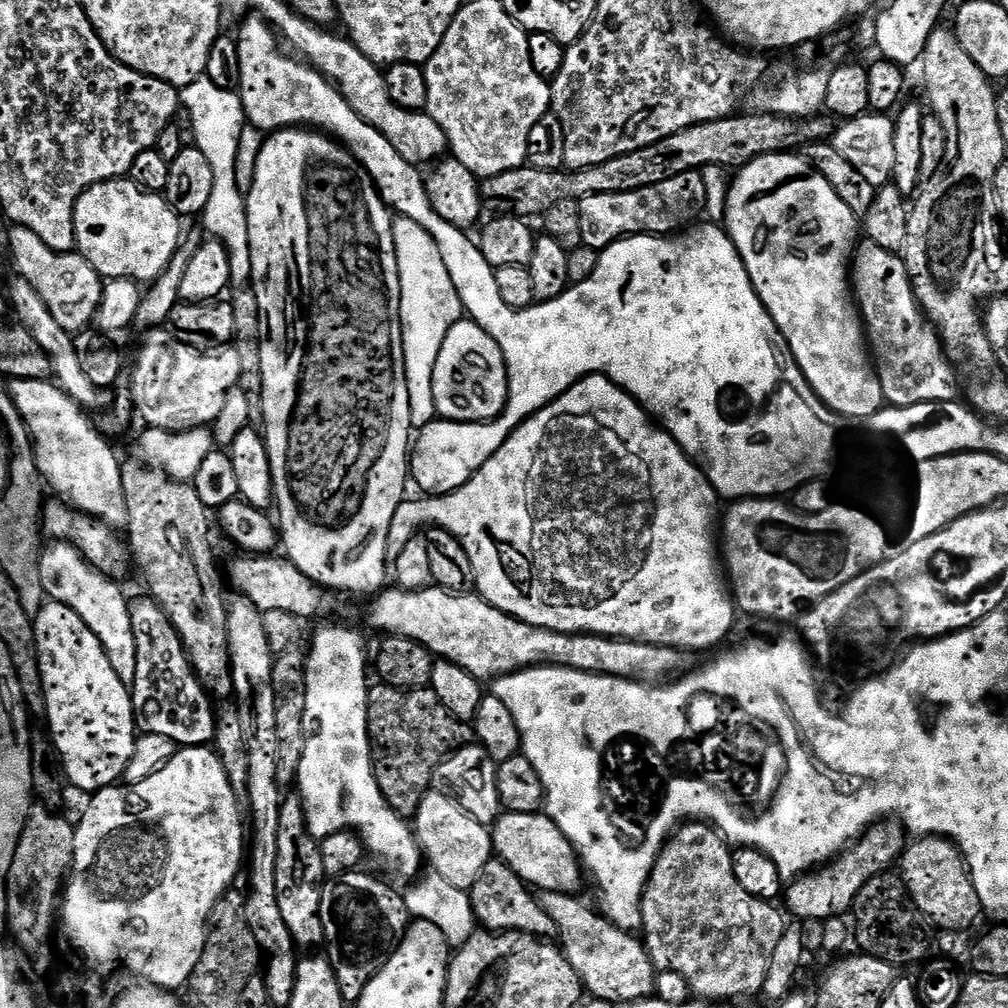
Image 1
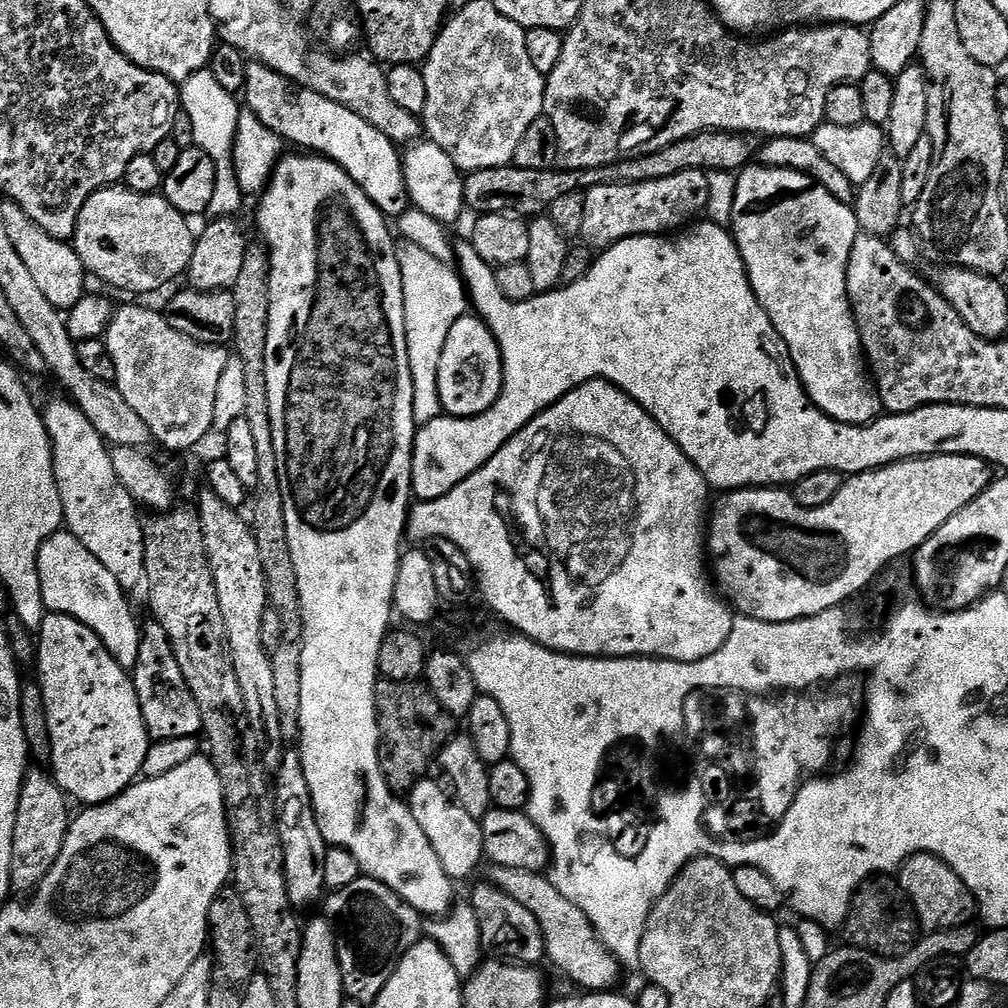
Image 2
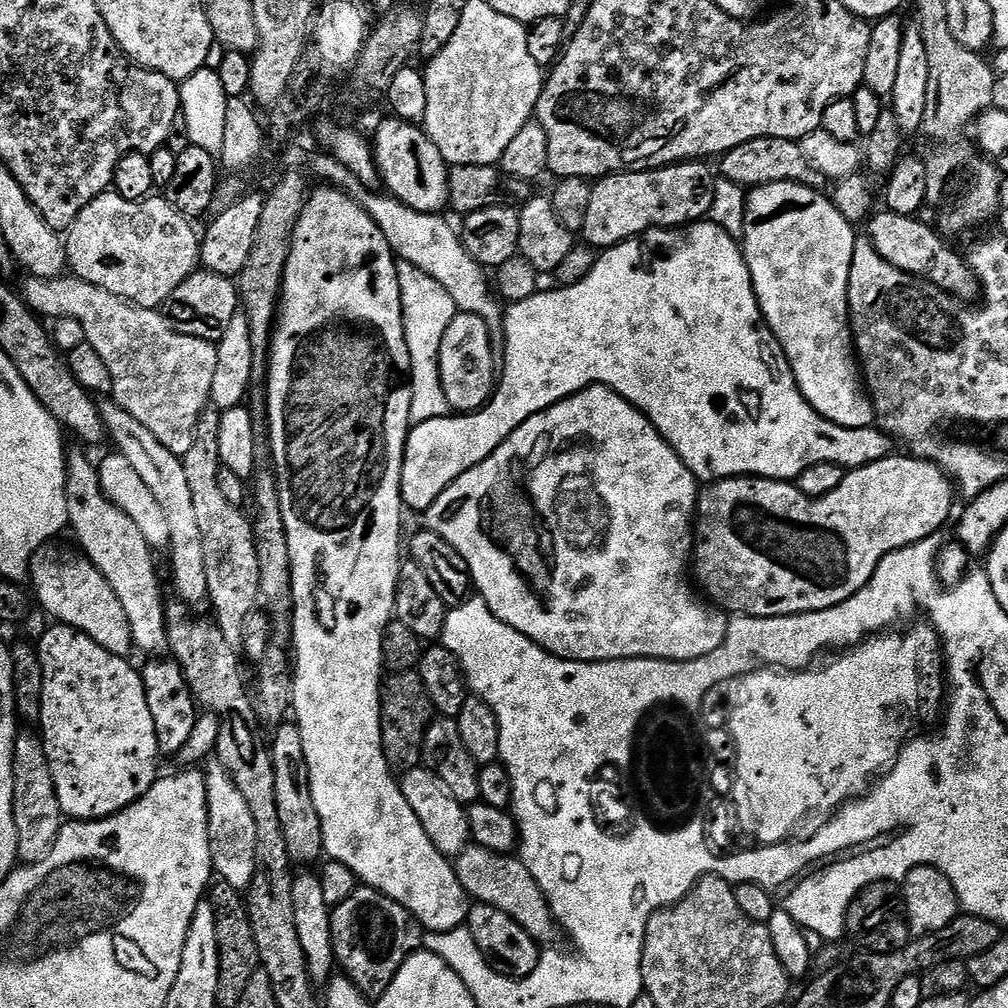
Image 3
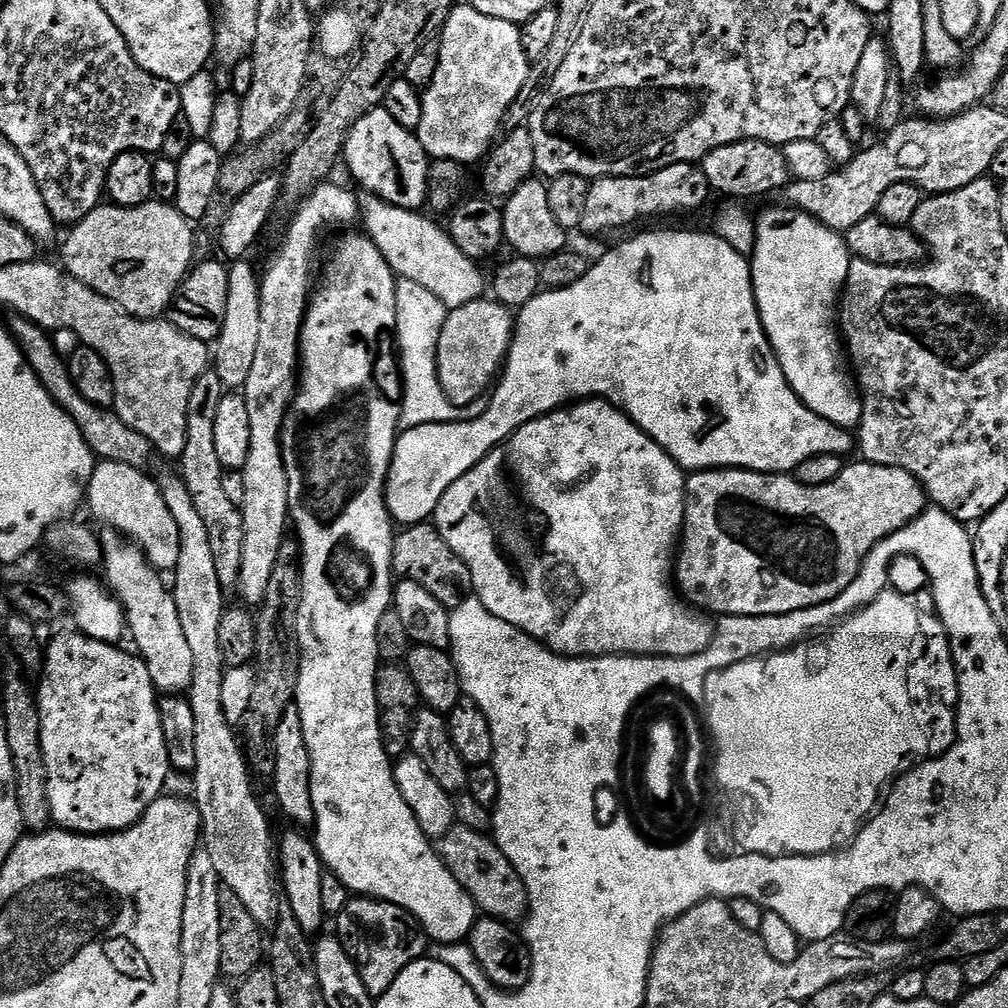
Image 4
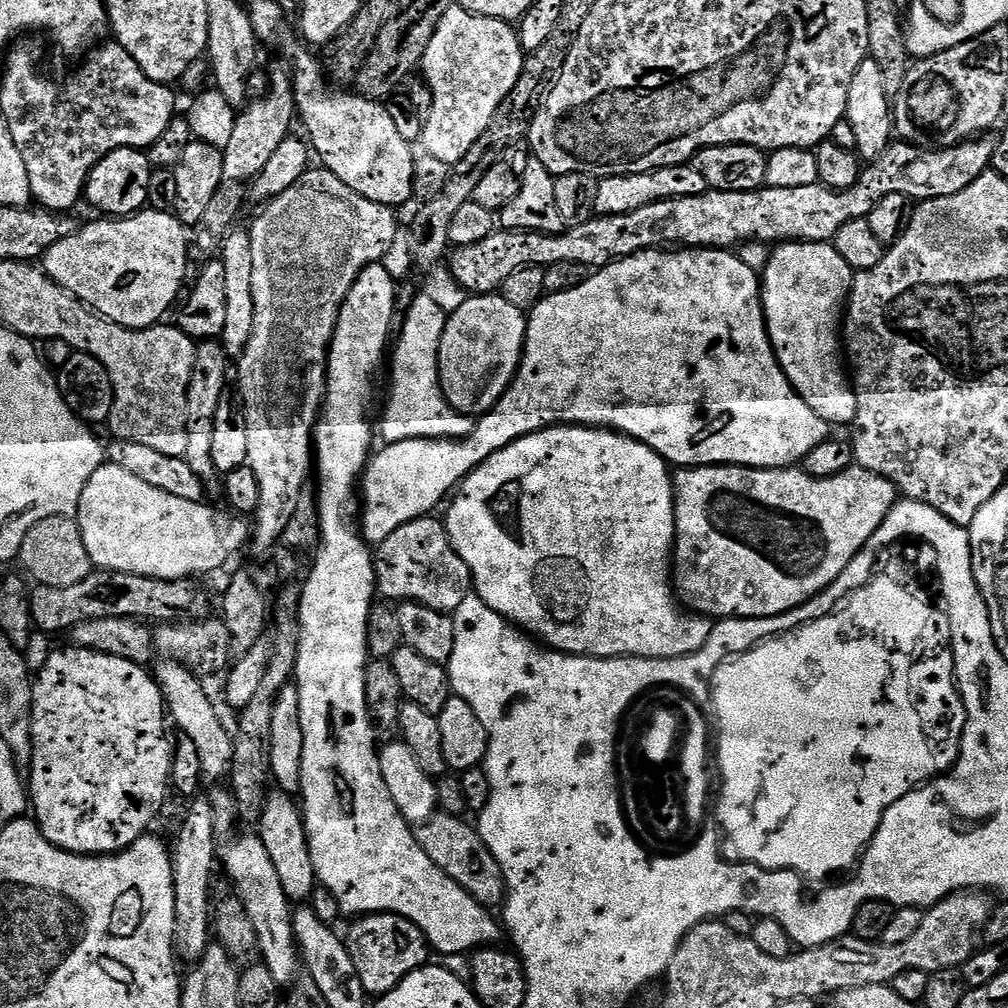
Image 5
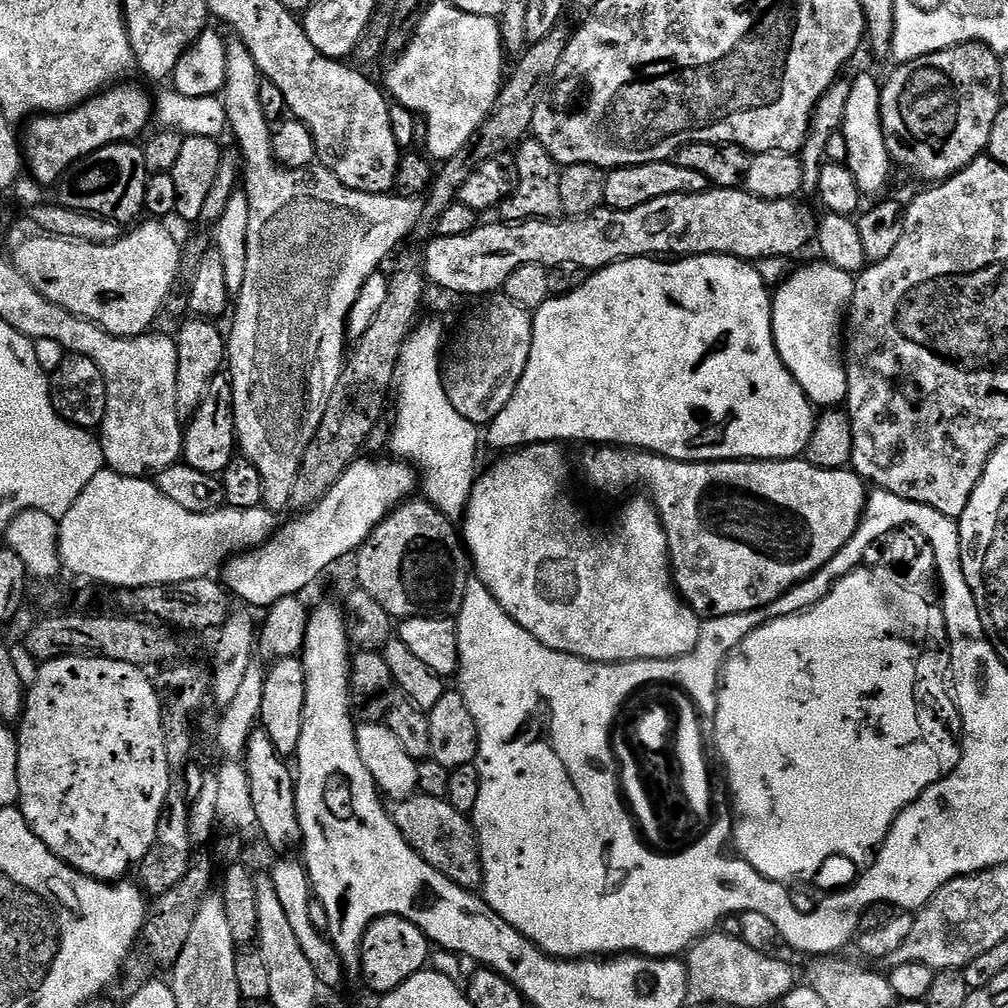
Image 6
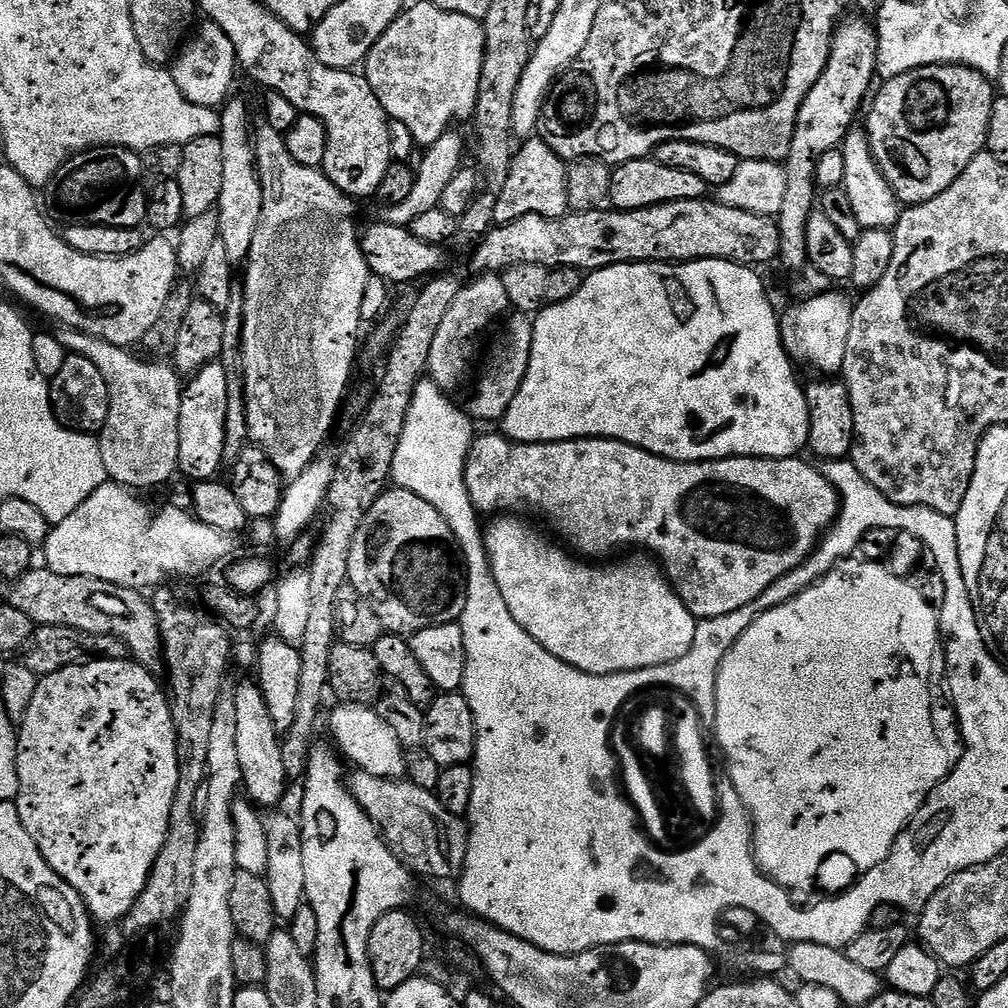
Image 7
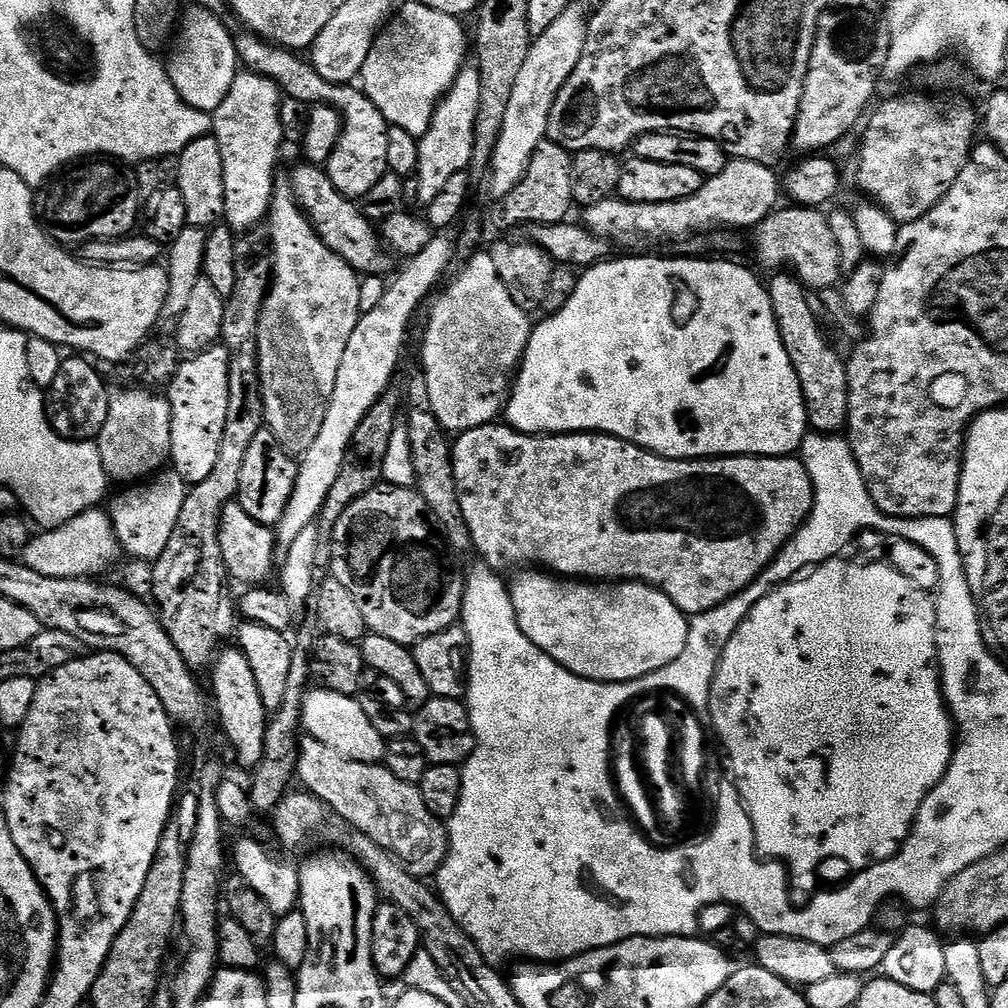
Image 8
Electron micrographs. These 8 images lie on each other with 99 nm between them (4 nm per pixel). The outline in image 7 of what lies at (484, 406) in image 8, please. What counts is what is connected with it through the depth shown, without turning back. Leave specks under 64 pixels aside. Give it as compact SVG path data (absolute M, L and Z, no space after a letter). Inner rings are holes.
M480 274L475 279L473 284L465 283L461 287L458 298L454 298L454 306L450 306L446 319L438 329L438 335L434 338L434 347L430 349L428 363L430 379L449 394L455 393L455 388L467 378L468 371L472 368L472 359L476 356L476 343L479 342L480 335L500 315L503 317L510 308L506 298L506 286L499 275Z

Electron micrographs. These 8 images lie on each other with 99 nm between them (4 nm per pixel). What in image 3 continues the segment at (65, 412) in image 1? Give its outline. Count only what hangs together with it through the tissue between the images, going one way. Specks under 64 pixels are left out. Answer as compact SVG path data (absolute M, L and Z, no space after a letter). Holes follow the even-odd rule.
M76 446L73 452L67 453L68 458L68 481L62 486L62 504L66 509L66 520L72 523L72 532L76 535L79 551L87 556L91 562L110 582L110 590L118 594L118 602L122 602L122 610L126 610L126 622L130 622L130 634L132 635L133 645L137 649L141 648L148 654L160 654L168 646L168 617L166 615L166 599L160 593L160 580L156 577L156 564L152 561L154 549L142 538L142 530L134 526L134 521L125 514L106 494L100 485L100 474L97 465L92 464L92 460L84 452L85 449Z

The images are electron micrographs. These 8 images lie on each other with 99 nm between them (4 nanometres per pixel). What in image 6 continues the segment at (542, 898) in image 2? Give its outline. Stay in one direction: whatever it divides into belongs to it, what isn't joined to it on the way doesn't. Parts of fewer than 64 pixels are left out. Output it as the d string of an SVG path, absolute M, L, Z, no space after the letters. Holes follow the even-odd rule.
M417 794L411 796L408 800L399 801L391 809L390 815L392 821L398 826L402 838L406 838L406 842L410 847L423 860L430 862L430 866L434 866L434 870L446 874L446 878L450 878L450 882L454 882L458 886L469 890L479 889L483 885L484 871L480 861L480 845L476 842L476 829L472 827L471 819L464 816L458 810L454 810L454 806L450 806L447 800L439 800L438 798Z

